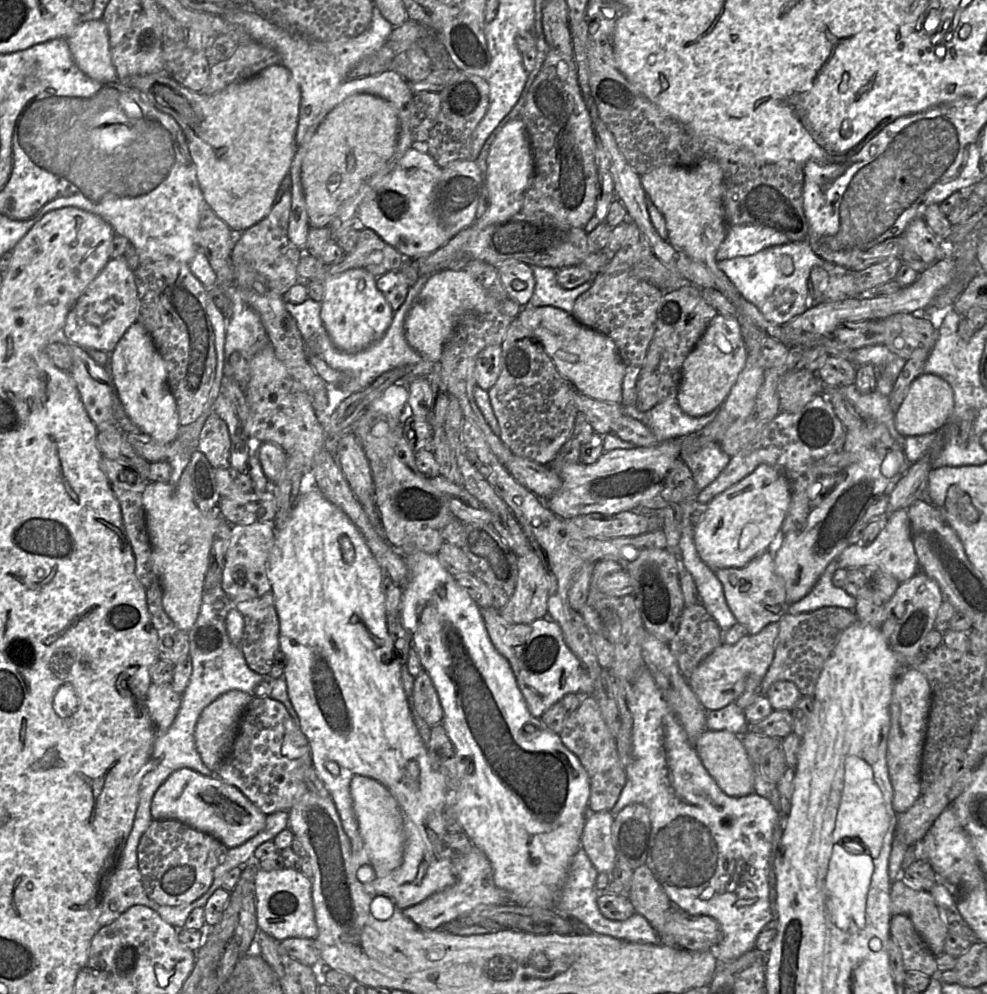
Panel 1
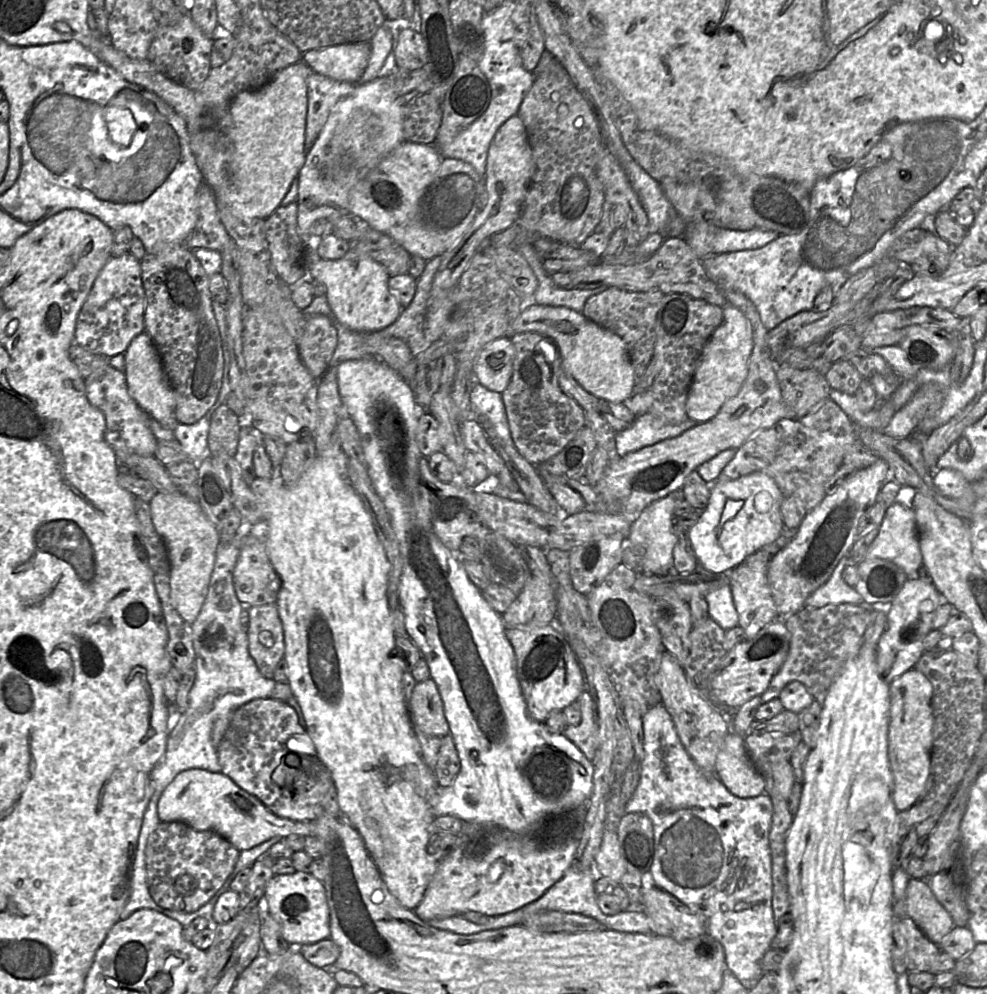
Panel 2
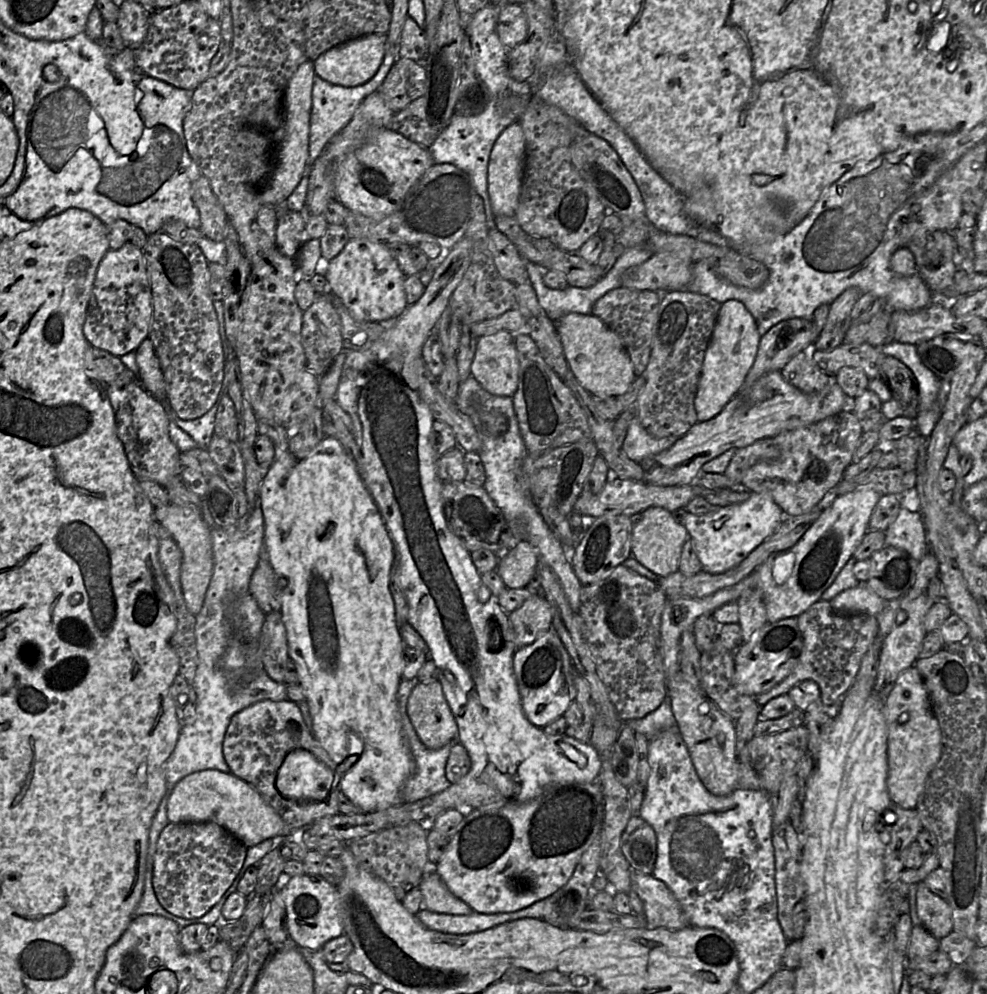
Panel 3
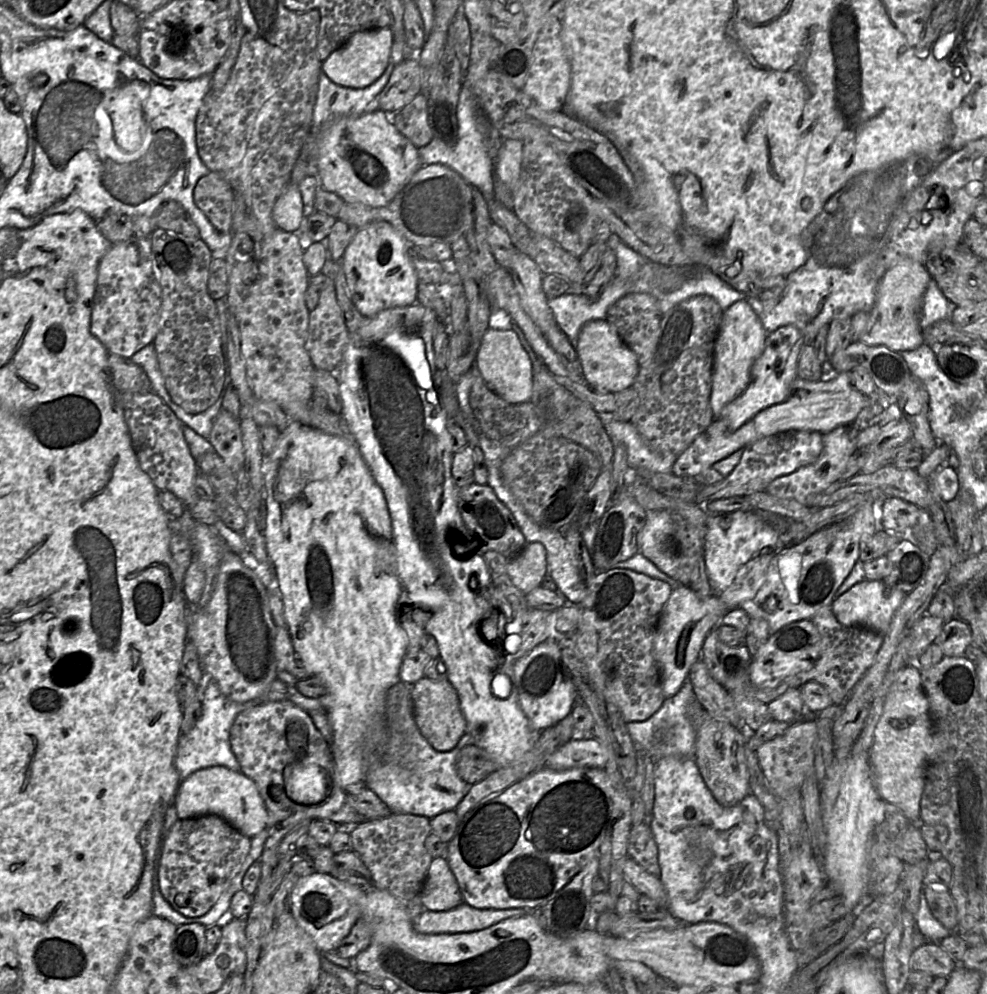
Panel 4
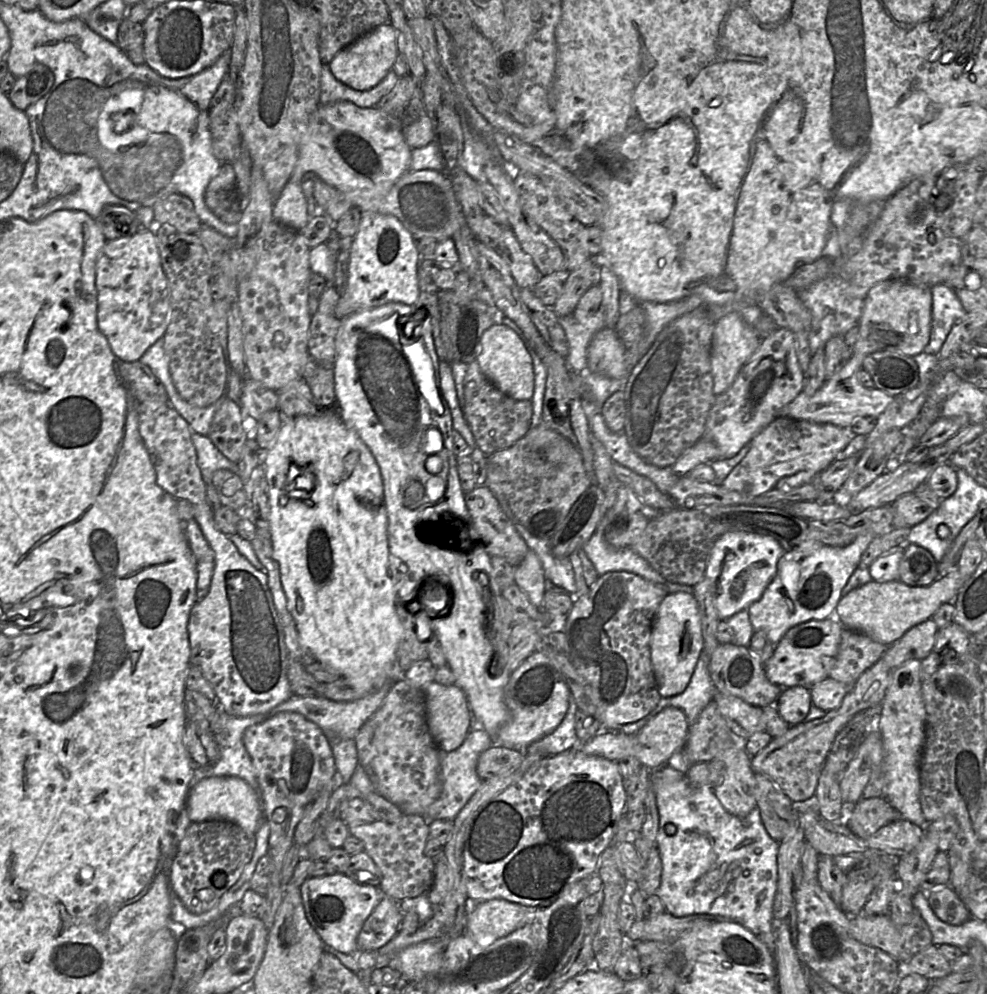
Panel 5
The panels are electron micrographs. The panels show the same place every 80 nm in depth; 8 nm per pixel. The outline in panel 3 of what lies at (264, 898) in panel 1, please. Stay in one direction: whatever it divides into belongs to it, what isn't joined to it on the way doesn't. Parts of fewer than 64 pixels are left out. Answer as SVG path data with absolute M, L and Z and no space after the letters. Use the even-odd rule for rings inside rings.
M282 874L276 883L285 904L288 935L297 947L320 950L325 943L344 934L341 903L337 886L319 875L303 874L290 877Z

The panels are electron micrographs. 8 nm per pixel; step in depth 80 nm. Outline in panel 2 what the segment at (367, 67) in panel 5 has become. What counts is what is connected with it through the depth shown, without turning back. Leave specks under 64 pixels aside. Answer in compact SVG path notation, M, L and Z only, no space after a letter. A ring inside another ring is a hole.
M369 41L330 46L303 53L302 60L315 72L337 81L358 83L368 66Z

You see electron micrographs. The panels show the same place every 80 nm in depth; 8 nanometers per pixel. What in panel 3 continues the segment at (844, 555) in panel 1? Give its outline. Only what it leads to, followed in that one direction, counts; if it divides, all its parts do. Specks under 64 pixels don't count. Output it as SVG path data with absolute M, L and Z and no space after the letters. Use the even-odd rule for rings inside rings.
M920 503L917 511L901 508L895 521L884 533L886 546L905 550L918 561L930 553Z

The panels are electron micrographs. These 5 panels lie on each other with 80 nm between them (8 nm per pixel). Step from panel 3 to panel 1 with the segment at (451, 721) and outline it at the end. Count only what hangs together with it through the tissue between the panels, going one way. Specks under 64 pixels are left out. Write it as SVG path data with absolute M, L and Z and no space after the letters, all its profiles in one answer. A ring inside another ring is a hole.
M425 668L414 681L413 707L430 727L442 723L443 709L439 696Z

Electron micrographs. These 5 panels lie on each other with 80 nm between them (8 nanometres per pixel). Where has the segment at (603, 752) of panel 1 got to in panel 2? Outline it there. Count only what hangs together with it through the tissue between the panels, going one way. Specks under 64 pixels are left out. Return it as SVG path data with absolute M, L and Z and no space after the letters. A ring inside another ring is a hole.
M587 690L577 701L581 708L581 721L576 725L567 725L563 735L572 741L592 762L597 747L597 725L594 718L593 700Z

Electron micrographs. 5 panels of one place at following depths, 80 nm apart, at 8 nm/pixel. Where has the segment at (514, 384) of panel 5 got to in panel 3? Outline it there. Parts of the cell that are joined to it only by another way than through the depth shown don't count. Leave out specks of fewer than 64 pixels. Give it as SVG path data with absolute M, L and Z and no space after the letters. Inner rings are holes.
M498 331L478 339L471 374L488 392L512 397L518 387L519 360L515 334Z

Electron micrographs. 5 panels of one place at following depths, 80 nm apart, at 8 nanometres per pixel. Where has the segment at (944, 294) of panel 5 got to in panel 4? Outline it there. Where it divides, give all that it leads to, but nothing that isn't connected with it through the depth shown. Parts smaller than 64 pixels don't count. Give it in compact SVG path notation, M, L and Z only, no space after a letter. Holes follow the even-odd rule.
M930 280L923 296L919 318L922 329L935 322L951 318L954 305L950 302L934 280Z

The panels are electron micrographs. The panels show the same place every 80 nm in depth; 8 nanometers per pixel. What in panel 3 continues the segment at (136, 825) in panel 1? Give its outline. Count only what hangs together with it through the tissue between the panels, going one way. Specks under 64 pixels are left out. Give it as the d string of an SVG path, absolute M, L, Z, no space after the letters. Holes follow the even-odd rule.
M261 506L251 507L250 513L232 527L212 527L213 571L201 611L196 615L195 638L198 666L193 681L197 695L194 718L182 724L173 752L165 764L166 793L153 818L149 833L149 857L154 856L159 835L169 823L167 802L174 786L185 776L207 769L230 772L223 756L223 741L231 718L242 709L262 700L279 701L287 698L287 685L272 680L263 670L243 685L235 685L221 668L220 662L229 641L228 611L232 601L246 594L253 570L264 545L264 522Z

